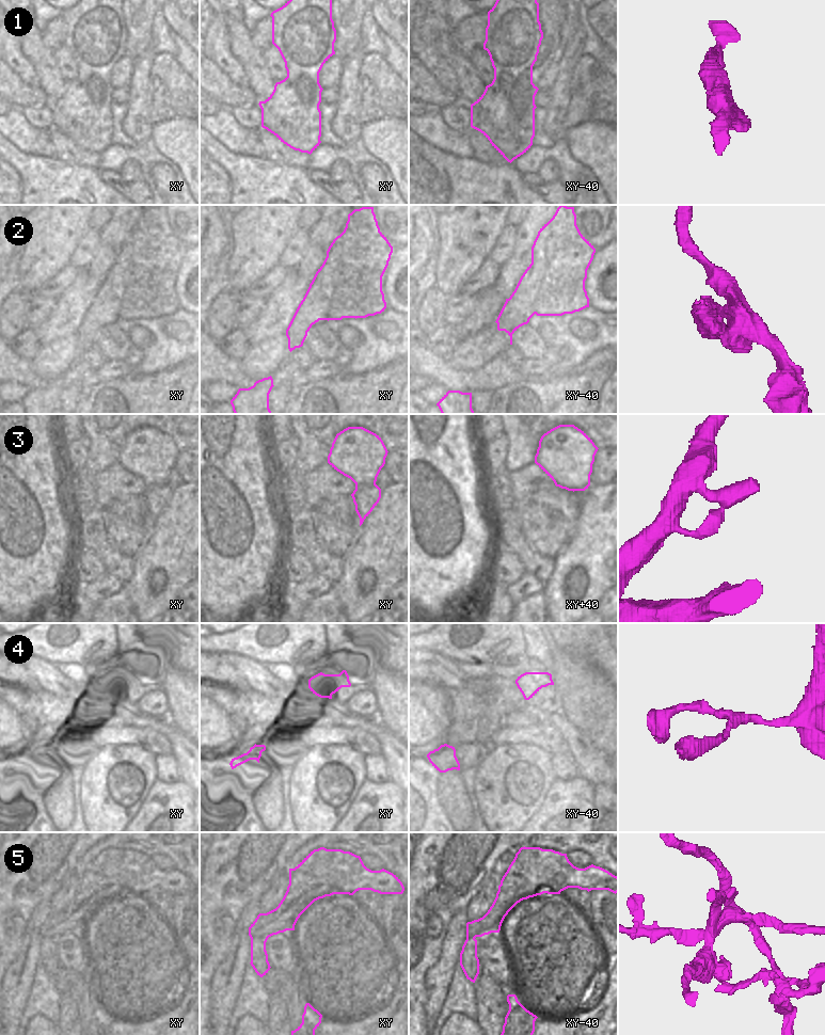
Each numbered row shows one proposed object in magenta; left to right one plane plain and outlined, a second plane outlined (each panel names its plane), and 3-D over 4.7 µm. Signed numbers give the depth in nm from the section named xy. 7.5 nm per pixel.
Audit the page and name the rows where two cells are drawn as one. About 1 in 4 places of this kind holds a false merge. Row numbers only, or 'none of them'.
2, 5.

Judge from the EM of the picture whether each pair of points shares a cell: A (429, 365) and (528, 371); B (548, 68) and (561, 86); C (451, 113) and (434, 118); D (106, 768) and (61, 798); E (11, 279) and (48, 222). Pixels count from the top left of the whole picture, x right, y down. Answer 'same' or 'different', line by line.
A: different
B: different
C: different
D: different
E: different

